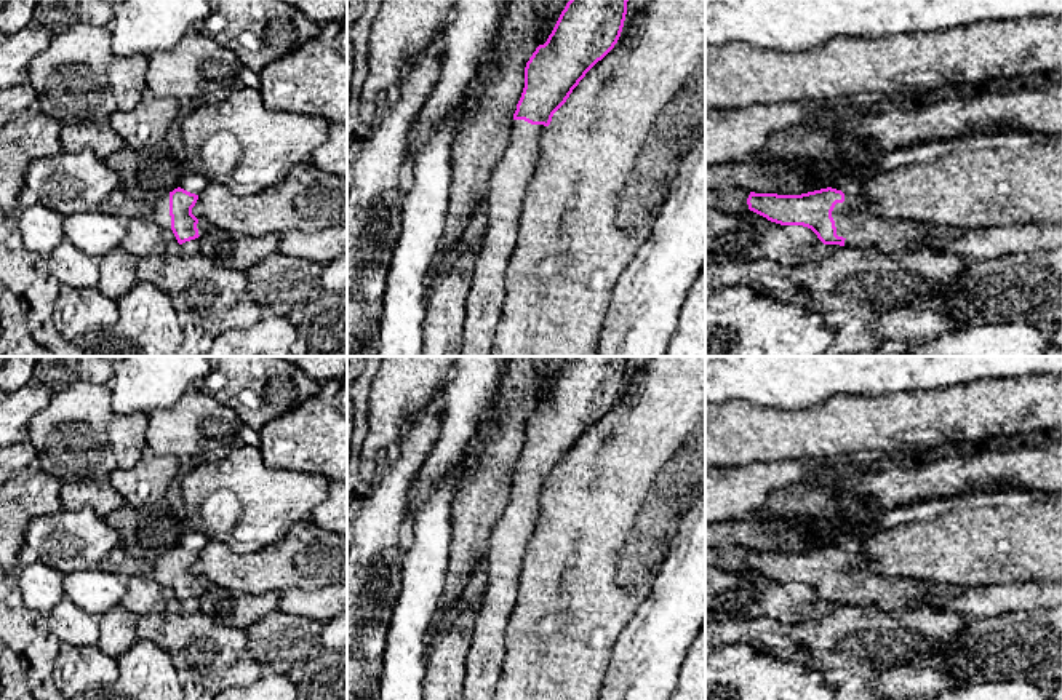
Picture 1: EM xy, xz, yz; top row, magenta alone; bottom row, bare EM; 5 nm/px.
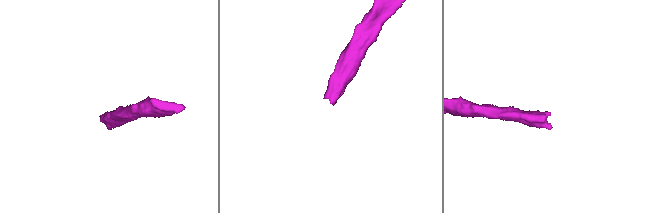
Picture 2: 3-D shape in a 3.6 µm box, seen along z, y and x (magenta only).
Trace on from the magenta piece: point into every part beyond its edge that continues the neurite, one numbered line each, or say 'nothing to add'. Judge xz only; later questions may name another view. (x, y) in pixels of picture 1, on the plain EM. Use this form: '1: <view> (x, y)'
1: xz (509, 542)

